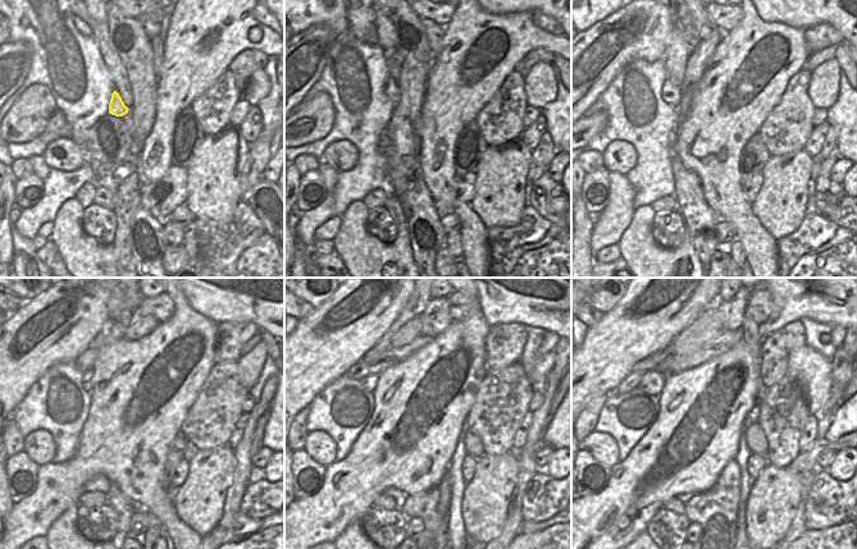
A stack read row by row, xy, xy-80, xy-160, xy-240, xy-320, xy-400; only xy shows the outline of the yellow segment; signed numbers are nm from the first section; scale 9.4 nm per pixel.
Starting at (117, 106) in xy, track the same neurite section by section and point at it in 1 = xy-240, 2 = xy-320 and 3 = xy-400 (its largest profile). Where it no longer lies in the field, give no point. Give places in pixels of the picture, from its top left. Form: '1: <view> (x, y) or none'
1: xy-240 (86, 380)
2: xy-320 (369, 383)
3: xy-400 (652, 381)

